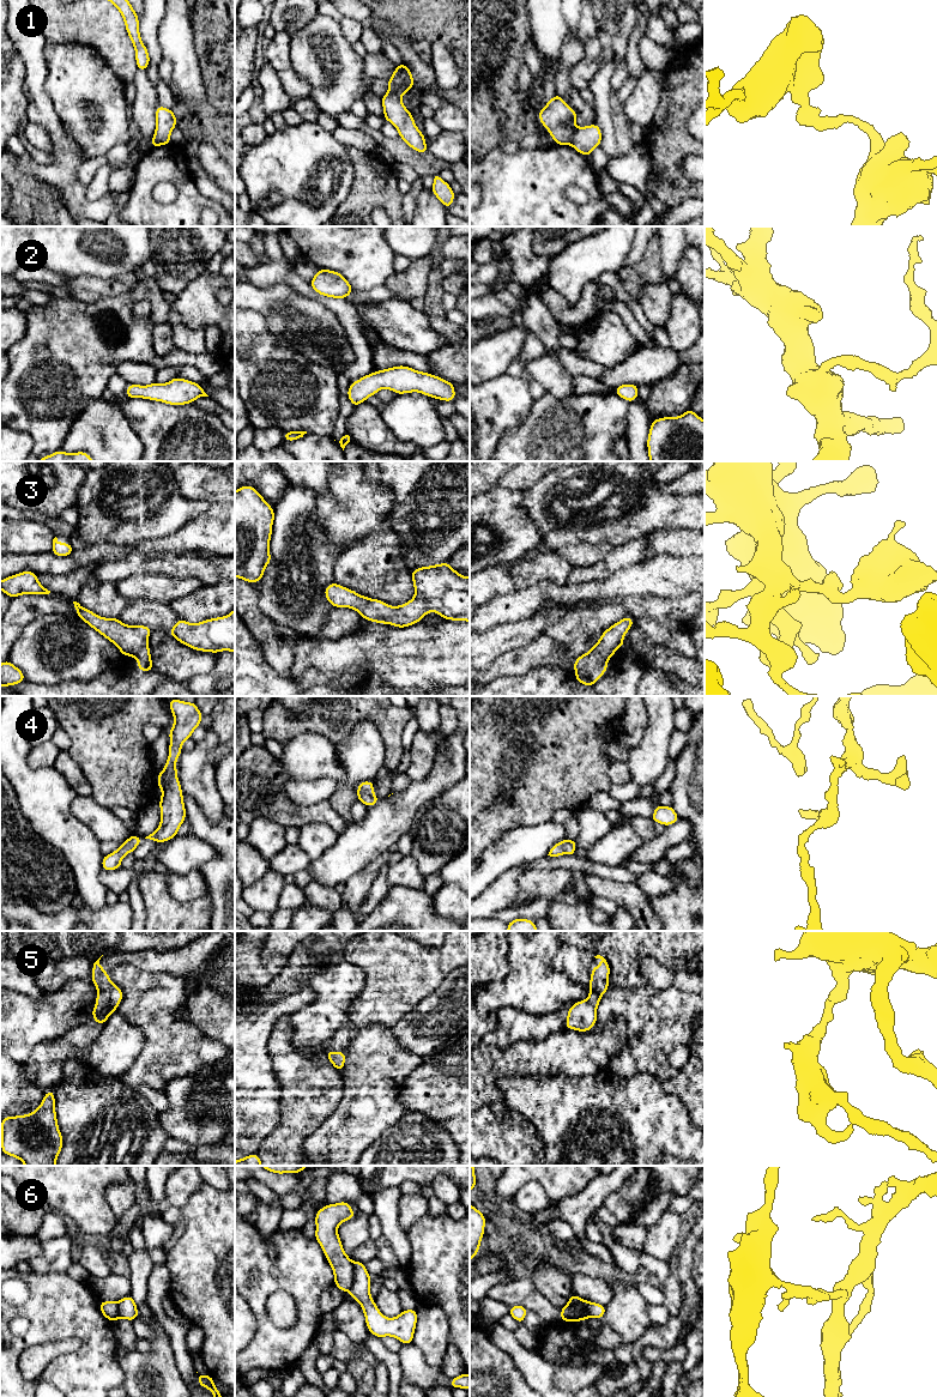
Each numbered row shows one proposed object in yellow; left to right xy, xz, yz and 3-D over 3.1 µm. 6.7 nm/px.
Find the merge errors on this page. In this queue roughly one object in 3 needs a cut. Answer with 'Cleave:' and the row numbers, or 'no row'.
Cleave: 1, 6

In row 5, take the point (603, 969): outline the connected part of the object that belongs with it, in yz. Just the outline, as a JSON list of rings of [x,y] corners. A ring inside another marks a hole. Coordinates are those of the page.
[[[597,955],[594,957],[600,958],[602,963],[599,966],[596,966],[592,968],[591,980],[590,980],[590,985],[588,985],[590,986],[590,996],[587,999],[580,1000],[569,1008],[568,1015],[567,1015],[567,1021],[566,1021],[566,1029],[574,1029],[578,1032],[588,1032],[588,1030],[593,1029],[593,1026],[597,1023],[597,1009],[598,1009],[599,1002],[600,1002],[603,994],[610,987],[609,982],[607,982],[607,979],[610,976],[610,966],[603,956]]]

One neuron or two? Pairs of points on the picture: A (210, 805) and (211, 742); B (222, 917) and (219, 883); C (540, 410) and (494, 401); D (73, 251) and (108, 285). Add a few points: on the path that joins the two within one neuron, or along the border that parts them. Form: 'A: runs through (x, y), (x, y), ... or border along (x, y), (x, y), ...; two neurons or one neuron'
A: runs through (203, 790), (203, 757); one neuron
B: runs through (222, 908), (222, 891); one neuron
C: border along (535, 400), (529, 416), (521, 423), (511, 428); two neurons
D: border along (116, 277), (76, 276), (72, 278); two neurons

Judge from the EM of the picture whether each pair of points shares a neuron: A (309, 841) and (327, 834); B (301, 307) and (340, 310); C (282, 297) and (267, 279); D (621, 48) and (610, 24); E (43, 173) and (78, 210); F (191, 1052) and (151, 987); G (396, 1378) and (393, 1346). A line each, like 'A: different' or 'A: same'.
A: same
B: different
C: different
D: different
E: same
F: same
G: different

